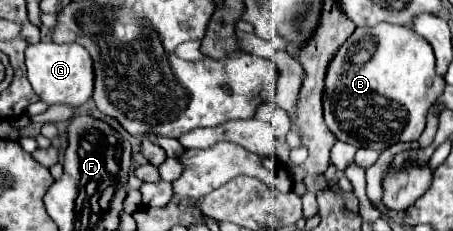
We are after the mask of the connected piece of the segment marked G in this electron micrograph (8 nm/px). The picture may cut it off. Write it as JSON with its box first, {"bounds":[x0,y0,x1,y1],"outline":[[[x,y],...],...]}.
{"bounds":[25,42,93,108],"outline":[[[39,42],[27,48],[25,52],[27,78],[35,90],[35,94],[47,104],[67,104],[79,108],[93,94],[93,64],[87,50],[79,44],[55,44],[55,42]]]}

